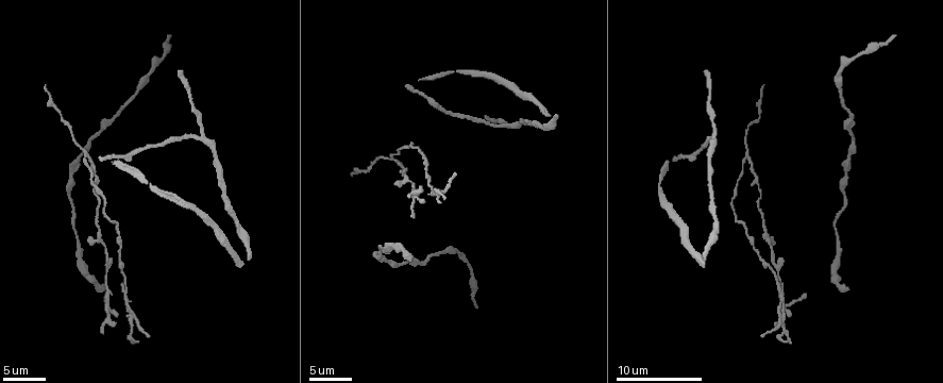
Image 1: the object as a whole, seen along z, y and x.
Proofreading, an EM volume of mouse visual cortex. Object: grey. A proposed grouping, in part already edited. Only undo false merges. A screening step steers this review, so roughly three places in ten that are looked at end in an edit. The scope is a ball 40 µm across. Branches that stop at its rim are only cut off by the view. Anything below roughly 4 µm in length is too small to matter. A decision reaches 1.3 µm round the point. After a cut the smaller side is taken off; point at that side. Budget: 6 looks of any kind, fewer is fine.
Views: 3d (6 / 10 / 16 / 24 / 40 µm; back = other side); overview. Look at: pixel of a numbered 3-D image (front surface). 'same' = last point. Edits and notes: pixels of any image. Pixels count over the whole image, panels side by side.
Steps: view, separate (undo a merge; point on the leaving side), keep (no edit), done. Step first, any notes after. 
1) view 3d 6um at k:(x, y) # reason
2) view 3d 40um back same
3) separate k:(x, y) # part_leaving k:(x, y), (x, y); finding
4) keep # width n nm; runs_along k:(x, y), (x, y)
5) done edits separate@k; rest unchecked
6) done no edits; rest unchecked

view 3d 10um at 1:(746, 154) # thin arm on a thick one

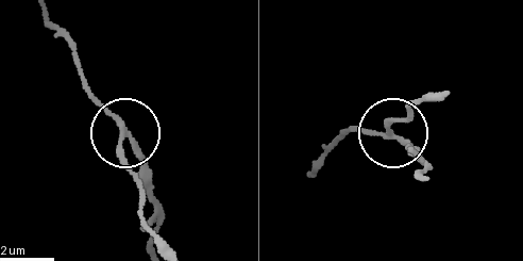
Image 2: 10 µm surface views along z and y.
keep # arms 3; runs_along 2:(142, 168), (137, 150), (83, 77); continuous, no second neuron

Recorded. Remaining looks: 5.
view 3d 10um at 1:(736, 215) # thick turns thin

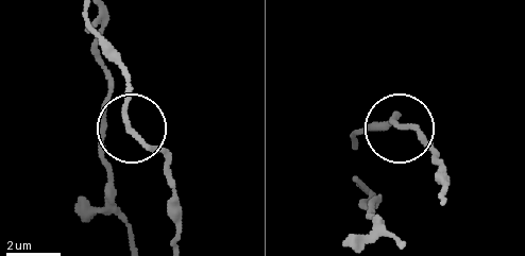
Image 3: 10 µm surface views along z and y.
keep # runs_along 3:(355, 140), (395, 113), (398, 124), (441, 158); continuous, no second neuron

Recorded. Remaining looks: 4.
view 3d 6um at 1:(712, 136) # two arms in line, one across

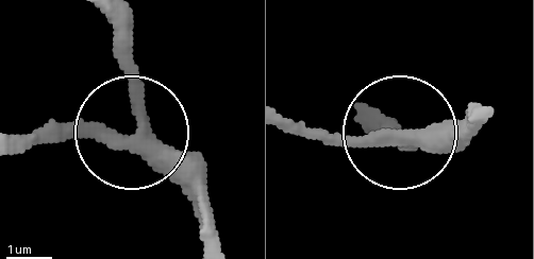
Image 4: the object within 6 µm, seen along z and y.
keep # side_arm 9 um; one neuron here

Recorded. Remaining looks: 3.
done no edits; rest unchecked

